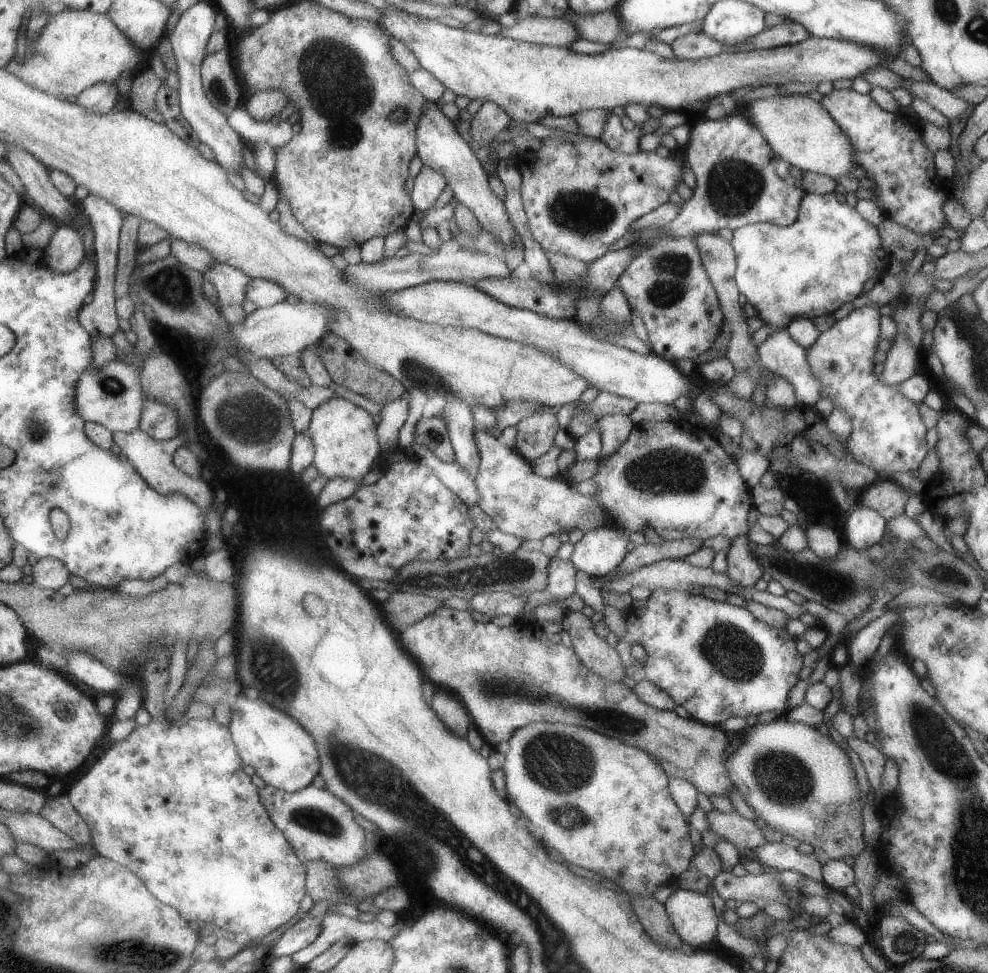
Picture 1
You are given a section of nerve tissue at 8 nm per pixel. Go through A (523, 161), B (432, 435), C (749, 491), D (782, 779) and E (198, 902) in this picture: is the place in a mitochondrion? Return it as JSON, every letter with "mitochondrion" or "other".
{"A":"other","B":"mitochondrion","C":"other","D":"mitochondrion","E":"other"}

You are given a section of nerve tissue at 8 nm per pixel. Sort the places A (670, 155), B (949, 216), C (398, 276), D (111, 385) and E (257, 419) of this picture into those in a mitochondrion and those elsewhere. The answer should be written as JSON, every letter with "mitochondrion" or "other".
{"A":"other","B":"other","C":"other","D":"mitochondrion","E":"mitochondrion"}

